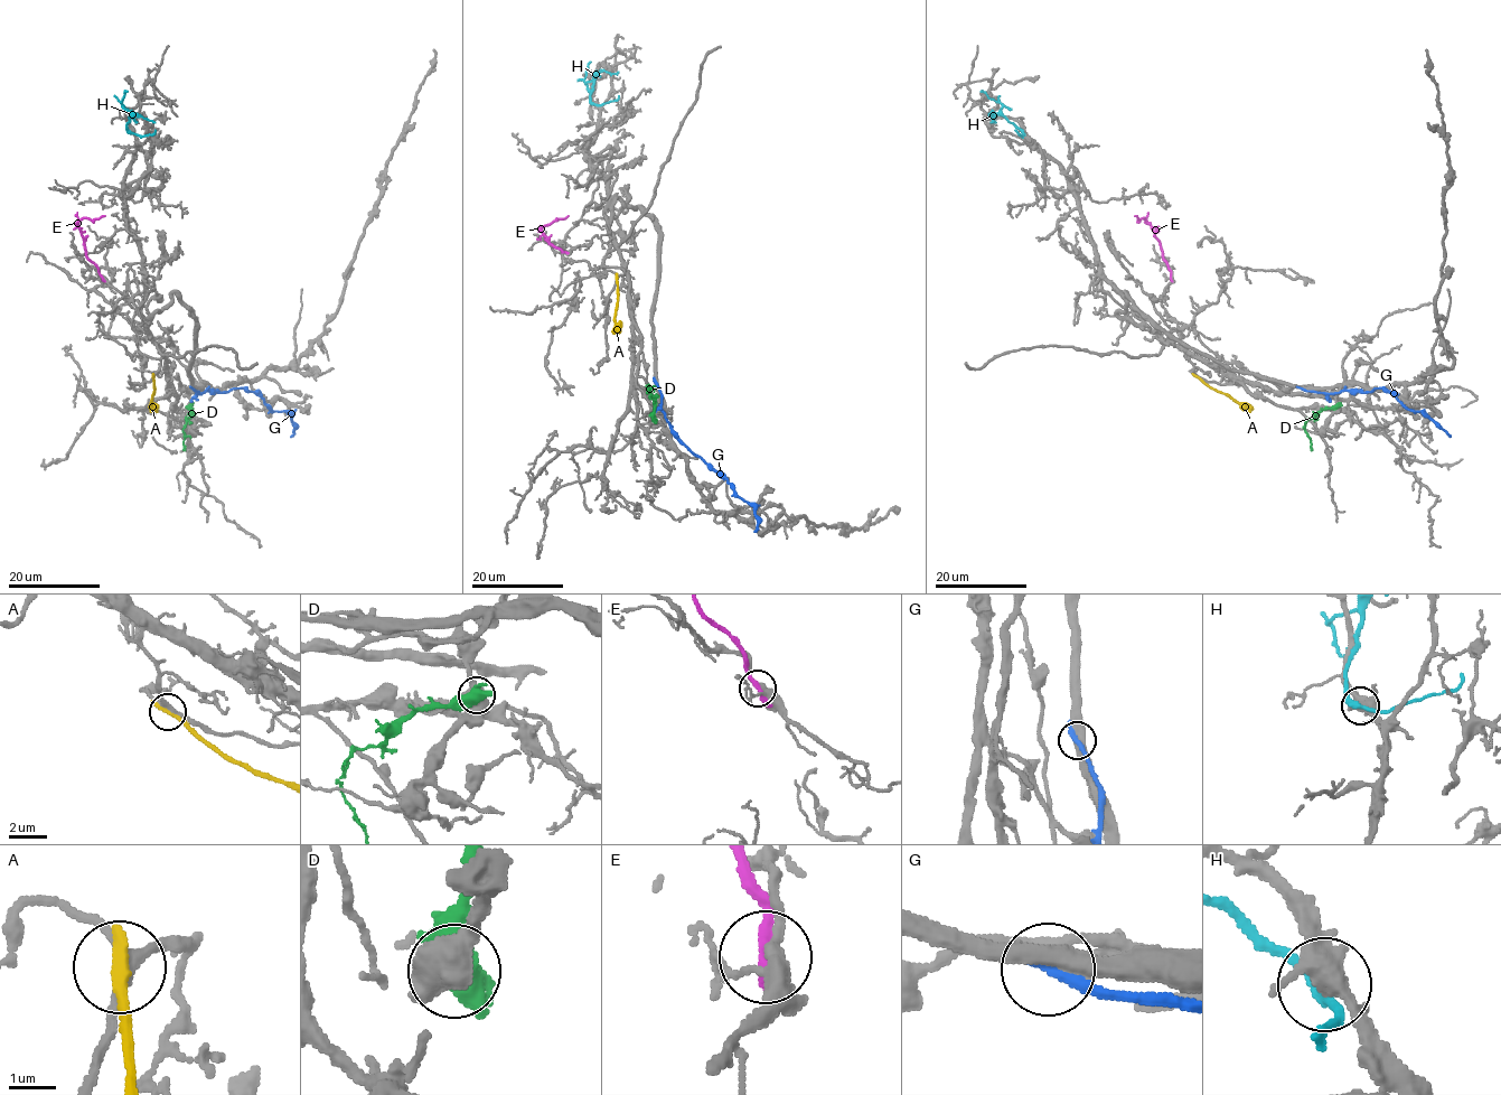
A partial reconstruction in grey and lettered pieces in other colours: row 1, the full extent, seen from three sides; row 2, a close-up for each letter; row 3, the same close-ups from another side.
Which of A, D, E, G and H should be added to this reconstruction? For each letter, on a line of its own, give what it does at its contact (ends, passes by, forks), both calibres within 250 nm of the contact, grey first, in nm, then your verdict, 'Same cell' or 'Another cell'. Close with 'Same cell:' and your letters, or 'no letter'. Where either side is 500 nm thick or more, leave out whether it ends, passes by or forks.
A: It ends there. Thickness 190 nm (grey) against 320 nm. Another cell
D: Thickness 420 nm (grey) against 750 nm. Another cell
E: It passes by. Thickness 280 nm (grey) against 240 nm. Another cell
G: It ends there. Thickness 480 nm (grey) against 300 nm. Another cell
H: It passes by. Thickness 440 nm (grey) against 300 nm. Another cell
Same cell: no letter

